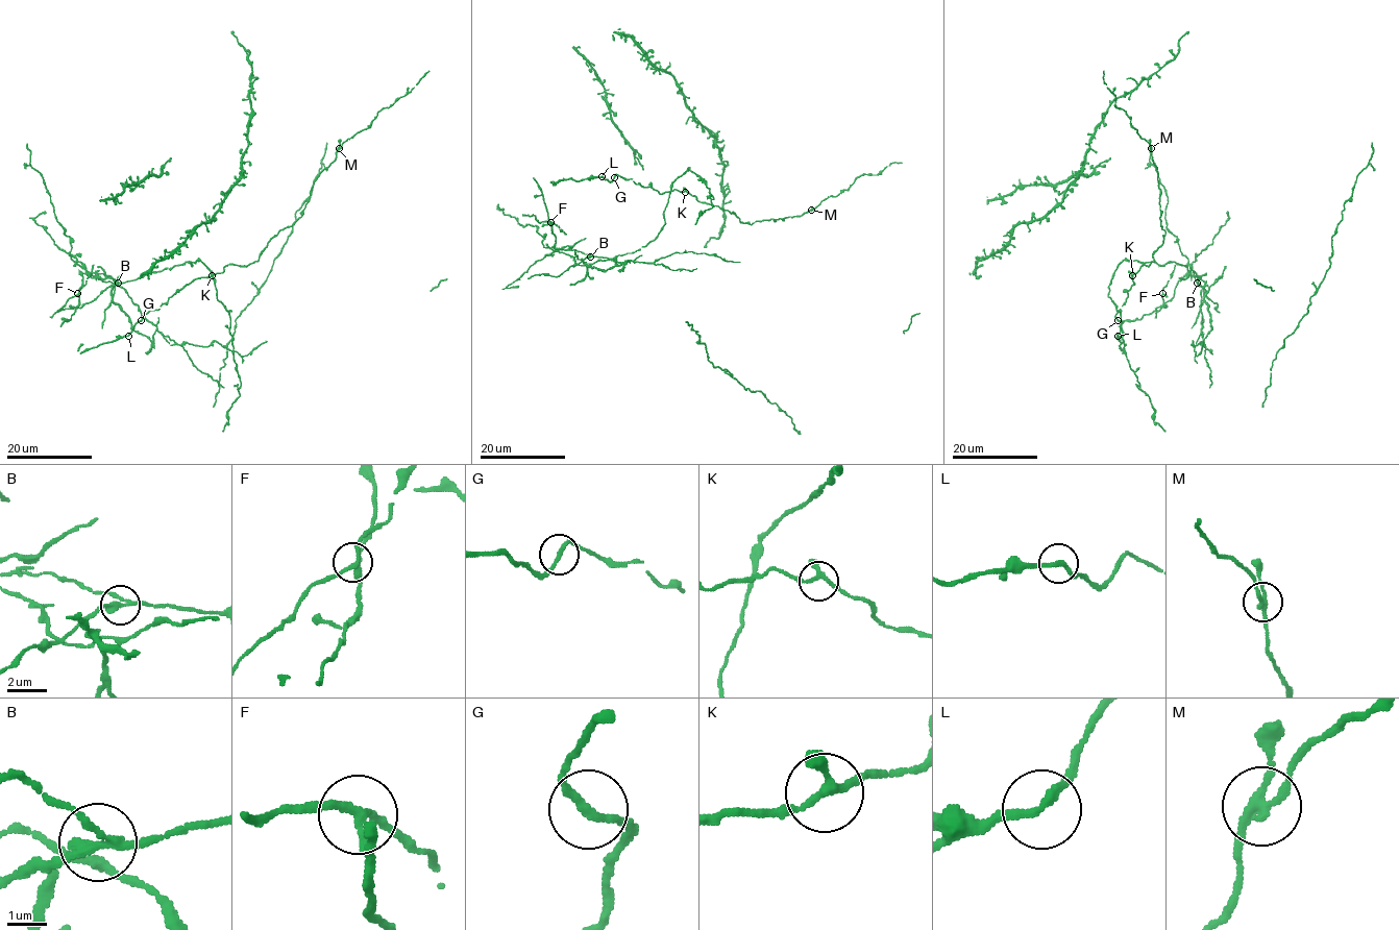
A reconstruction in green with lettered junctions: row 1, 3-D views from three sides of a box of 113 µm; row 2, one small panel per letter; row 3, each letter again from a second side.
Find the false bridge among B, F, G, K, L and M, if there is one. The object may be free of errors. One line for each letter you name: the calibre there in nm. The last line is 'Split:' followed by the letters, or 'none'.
B: 200 nm
Split: B

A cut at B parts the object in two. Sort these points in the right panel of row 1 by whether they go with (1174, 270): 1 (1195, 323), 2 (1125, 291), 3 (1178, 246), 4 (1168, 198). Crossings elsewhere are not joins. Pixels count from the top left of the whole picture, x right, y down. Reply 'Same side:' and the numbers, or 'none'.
Same side: 2

